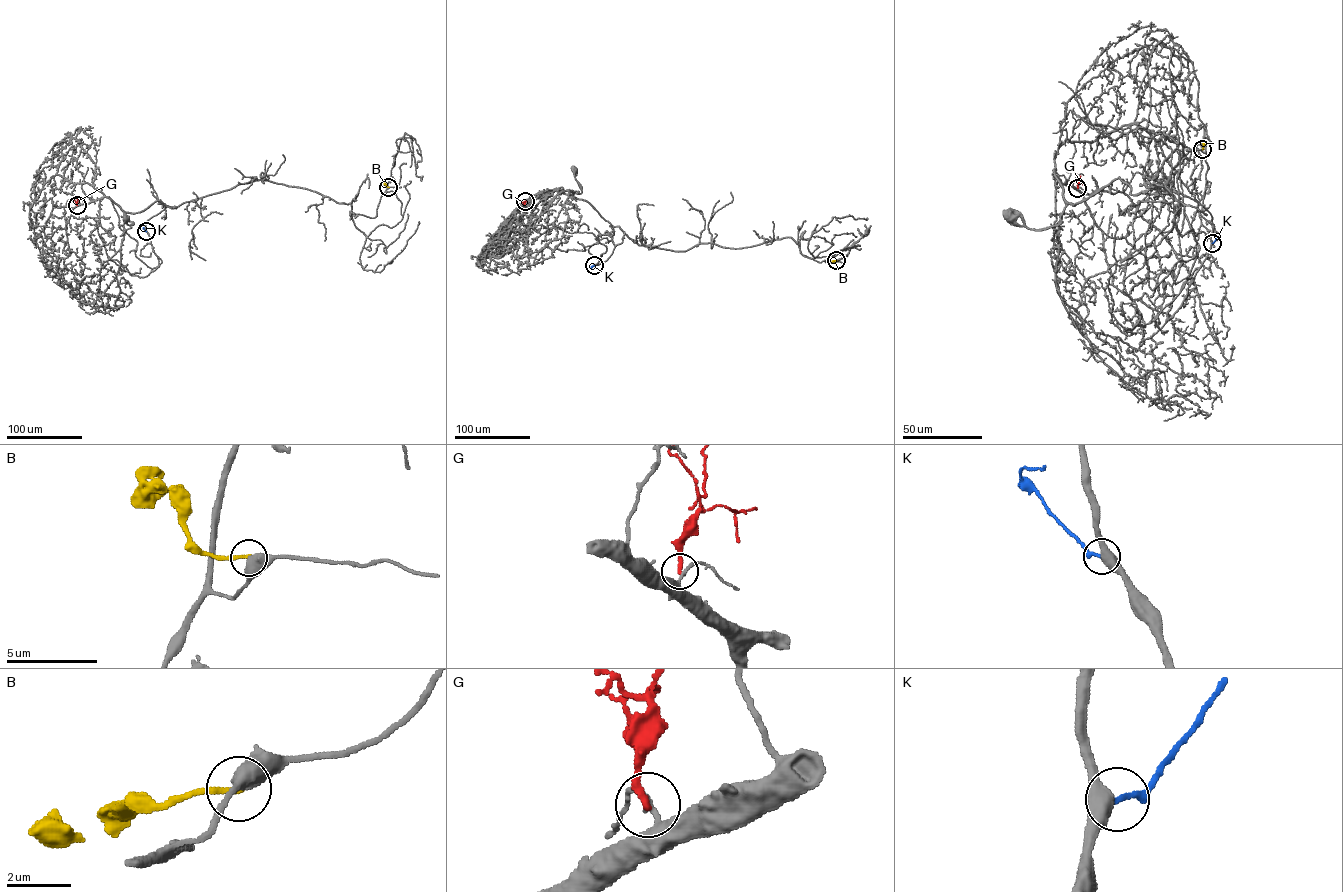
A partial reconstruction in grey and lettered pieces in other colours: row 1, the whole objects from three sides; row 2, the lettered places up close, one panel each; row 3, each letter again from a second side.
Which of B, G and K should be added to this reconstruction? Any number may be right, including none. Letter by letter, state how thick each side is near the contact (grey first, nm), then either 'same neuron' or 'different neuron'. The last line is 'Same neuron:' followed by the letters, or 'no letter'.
B: 440 nm thick on the grey side, 190 nm on the other; different neuron
G: 190 nm thick on the grey side, 240 nm on the other; different neuron
K: 420 nm thick on the grey side, 150 nm on the other; same neuron
Same neuron: K

